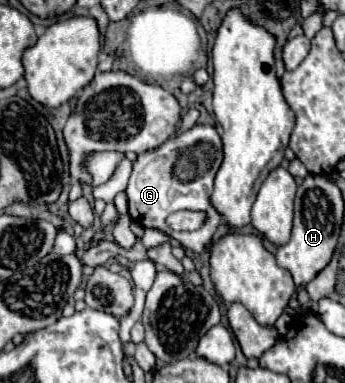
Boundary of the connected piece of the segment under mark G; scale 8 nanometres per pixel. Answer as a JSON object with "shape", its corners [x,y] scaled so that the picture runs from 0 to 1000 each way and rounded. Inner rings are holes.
{"shape":[[[565,324],[519,360],[490,360],[467,386],[409,402],[386,428],[386,454],[368,486],[374,564],[414,595],[455,595],[507,621],[536,653],[588,663],[606,653],[612,621],[641,585],[641,564],[612,538],[606,512],[617,496],[617,465],[641,433],[641,360],[617,329]],[[513,548],[583,548],[600,559],[594,585],[565,606],[507,606],[478,585],[478,569]]]}

